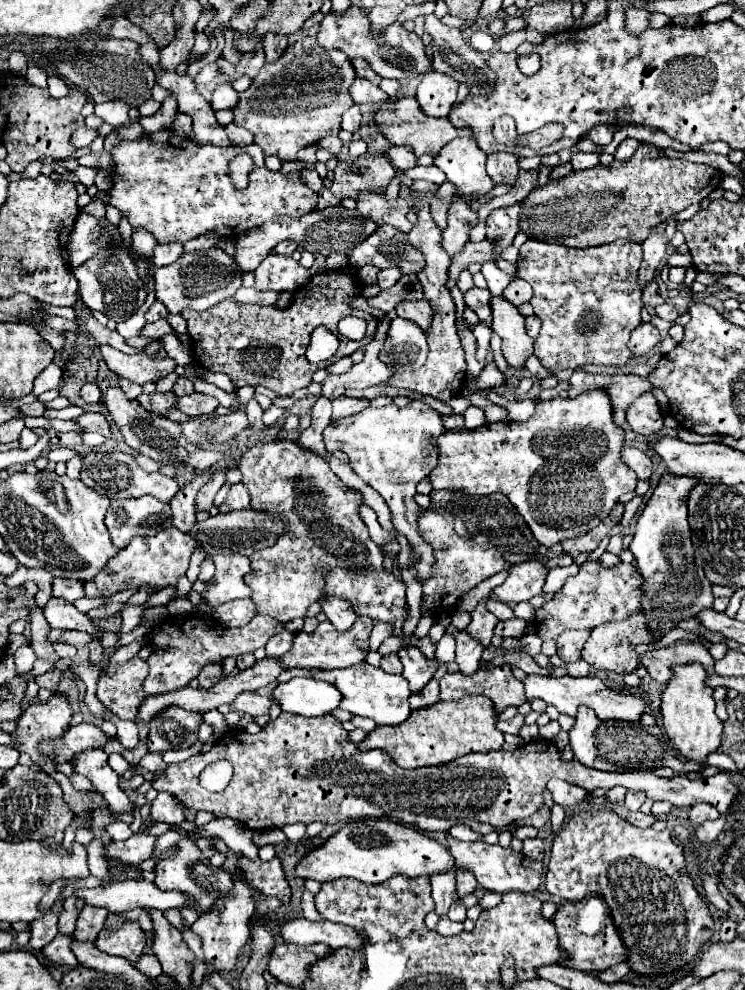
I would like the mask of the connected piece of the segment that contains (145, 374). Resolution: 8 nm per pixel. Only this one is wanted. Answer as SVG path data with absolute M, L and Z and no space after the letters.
M152 342L144 352L136 356L118 352L112 346L100 346L100 352L108 370L114 372L118 378L126 378L134 384L144 384L144 382L156 382L176 368L176 362L172 358L164 358L164 360L152 358L152 354L156 354L158 348L160 342Z

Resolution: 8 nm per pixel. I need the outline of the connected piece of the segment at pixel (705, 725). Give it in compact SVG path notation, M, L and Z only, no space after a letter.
M700 664L678 666L674 668L674 678L662 692L662 720L668 740L680 752L682 758L702 764L702 770L708 754L718 750L722 734L722 720L714 714L716 702L712 698L712 688L704 684L704 678L706 670Z

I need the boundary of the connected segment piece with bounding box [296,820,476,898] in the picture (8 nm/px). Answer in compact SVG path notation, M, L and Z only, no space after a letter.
M356 820L348 822L334 836L330 836L320 848L312 850L296 868L296 874L302 878L314 878L320 882L338 880L342 876L356 878L366 884L382 884L384 880L402 874L408 878L432 876L440 872L456 872L458 880L458 896L466 896L474 892L476 878L472 872L460 872L456 864L452 864L452 856L446 846L428 838L416 828L402 826L400 822L390 820Z

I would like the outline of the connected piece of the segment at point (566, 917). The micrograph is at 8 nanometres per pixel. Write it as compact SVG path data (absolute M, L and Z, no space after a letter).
M588 896L580 902L564 902L562 906L558 906L552 922L554 920L560 948L568 954L568 958L562 962L564 966L582 972L602 972L626 960L626 948L620 940L620 932L616 930L608 906L604 904L604 900L600 900L600 896Z

